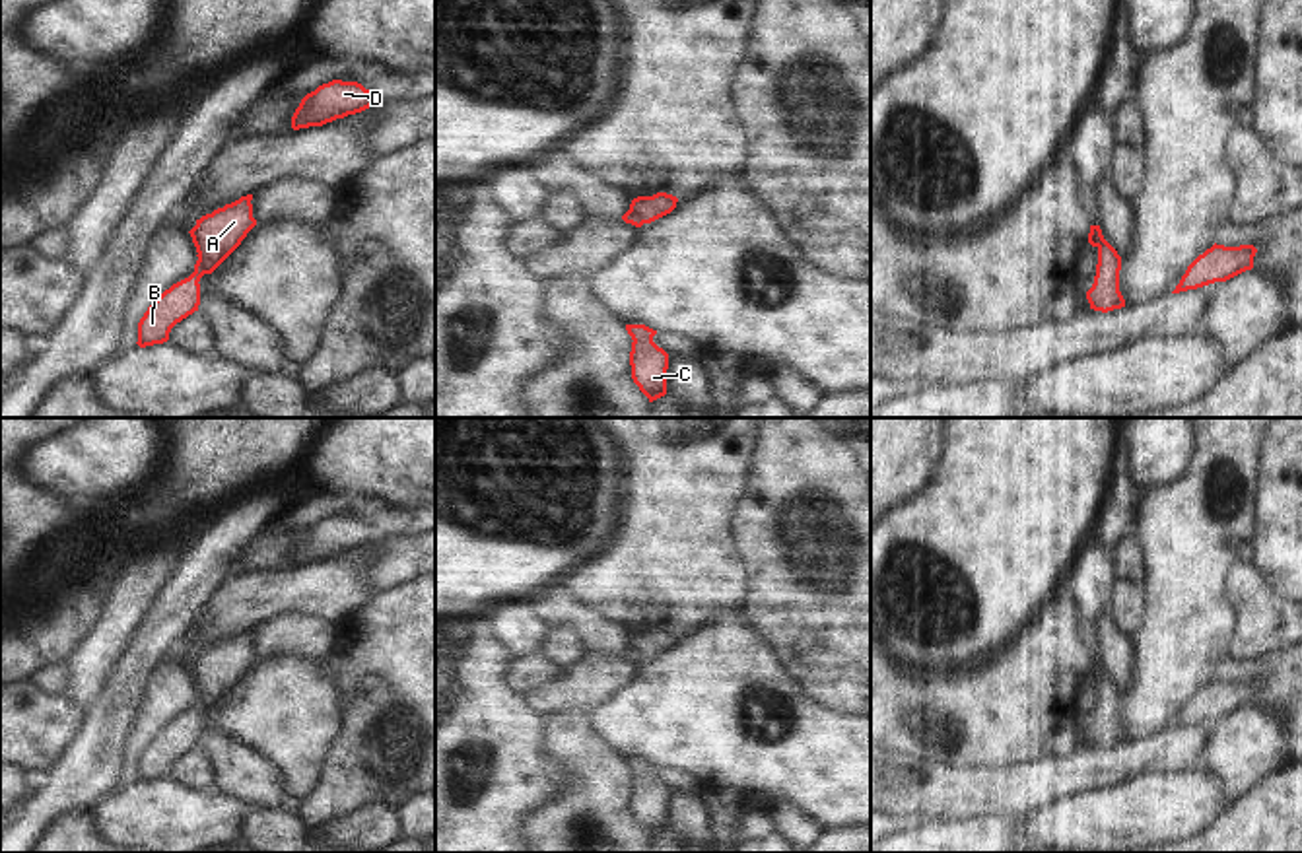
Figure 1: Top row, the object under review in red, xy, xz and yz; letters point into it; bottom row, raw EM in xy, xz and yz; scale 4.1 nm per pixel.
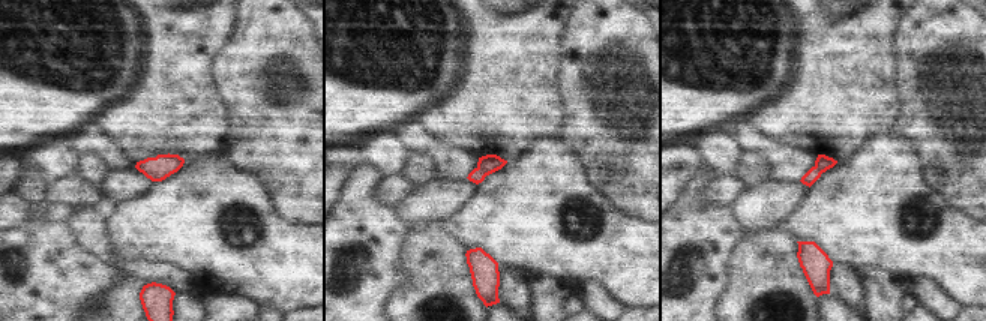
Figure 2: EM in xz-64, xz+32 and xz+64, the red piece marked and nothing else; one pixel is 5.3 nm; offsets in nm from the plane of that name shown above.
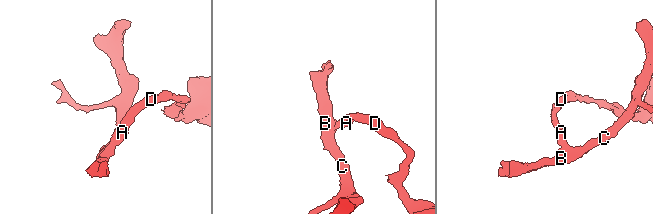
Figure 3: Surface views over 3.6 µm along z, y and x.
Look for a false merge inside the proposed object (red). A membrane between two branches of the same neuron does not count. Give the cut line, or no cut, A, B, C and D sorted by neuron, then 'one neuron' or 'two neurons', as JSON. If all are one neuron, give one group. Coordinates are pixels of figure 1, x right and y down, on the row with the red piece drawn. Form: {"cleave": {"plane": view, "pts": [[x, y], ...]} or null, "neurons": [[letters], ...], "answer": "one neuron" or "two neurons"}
{"cleave": {"plane": "xy", "pts": [[197, 255], [205, 272]]}, "neurons": [["A", "D"], ["B", "C"]], "answer": "two neurons"}

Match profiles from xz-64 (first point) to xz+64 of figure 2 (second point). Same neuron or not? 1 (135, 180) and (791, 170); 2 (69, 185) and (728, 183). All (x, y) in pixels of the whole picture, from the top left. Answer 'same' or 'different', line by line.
1: different
2: same

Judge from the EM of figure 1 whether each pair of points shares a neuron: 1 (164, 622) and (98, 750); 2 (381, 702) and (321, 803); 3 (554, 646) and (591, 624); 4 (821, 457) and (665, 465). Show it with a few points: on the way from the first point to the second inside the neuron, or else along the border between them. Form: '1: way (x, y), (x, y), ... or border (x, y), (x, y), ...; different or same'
1: way (142, 653), (105, 719); same
2: way (374, 727), (374, 750), (346, 778); same
3: border (550, 624), (566, 624), (585, 653); different
4: border (754, 445), (756, 449); different

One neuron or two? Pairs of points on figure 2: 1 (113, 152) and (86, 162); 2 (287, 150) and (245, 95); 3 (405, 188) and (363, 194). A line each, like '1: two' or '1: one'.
1: two
2: one
3: two

